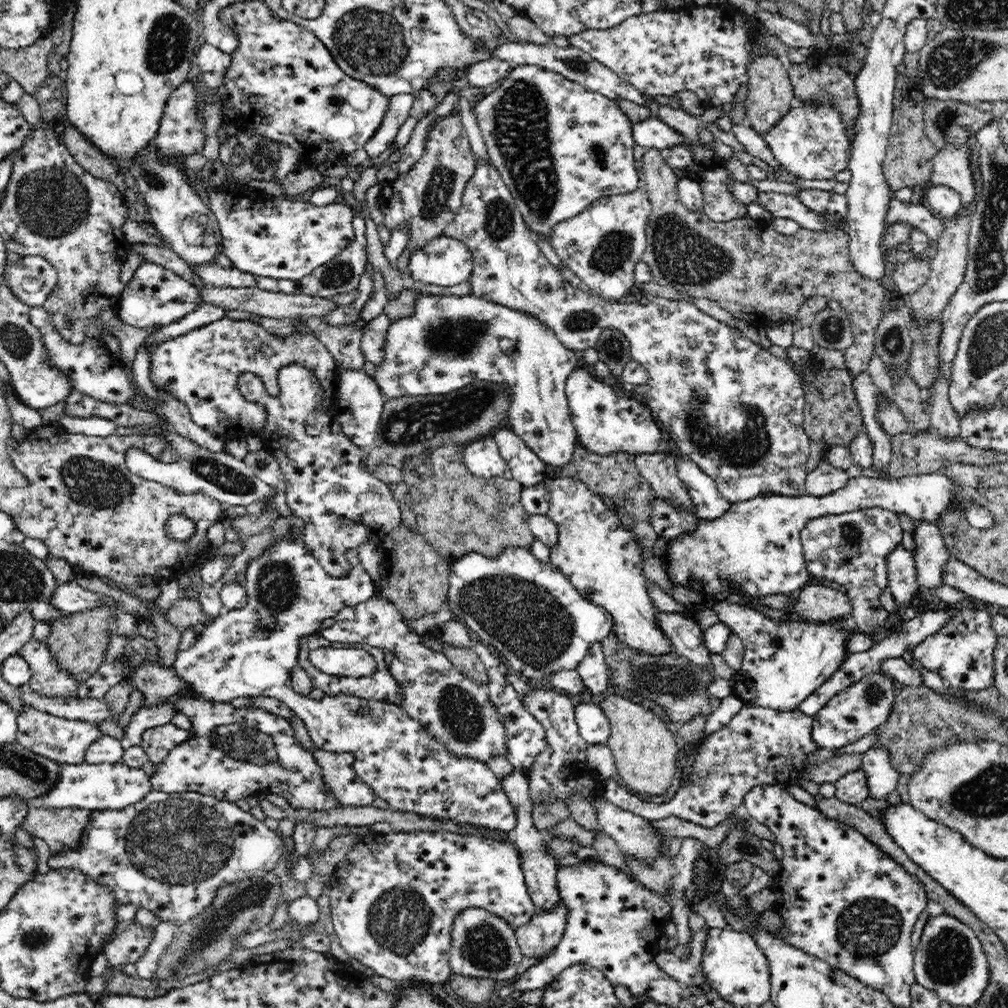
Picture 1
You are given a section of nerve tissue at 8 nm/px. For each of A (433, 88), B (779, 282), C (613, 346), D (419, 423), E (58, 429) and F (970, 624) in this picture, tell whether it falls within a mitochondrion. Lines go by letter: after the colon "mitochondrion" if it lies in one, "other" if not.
A: other
B: other
C: mitochondrion
D: mitochondrion
E: other
F: other

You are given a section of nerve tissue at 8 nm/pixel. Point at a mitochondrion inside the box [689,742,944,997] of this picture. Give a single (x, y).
(869, 928)

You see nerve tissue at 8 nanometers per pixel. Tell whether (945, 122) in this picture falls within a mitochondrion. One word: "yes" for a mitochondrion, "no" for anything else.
yes

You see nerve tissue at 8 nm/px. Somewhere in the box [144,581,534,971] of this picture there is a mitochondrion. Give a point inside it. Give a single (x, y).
(398, 921)

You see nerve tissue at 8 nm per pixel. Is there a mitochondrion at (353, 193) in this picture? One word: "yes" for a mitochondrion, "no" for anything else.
no

